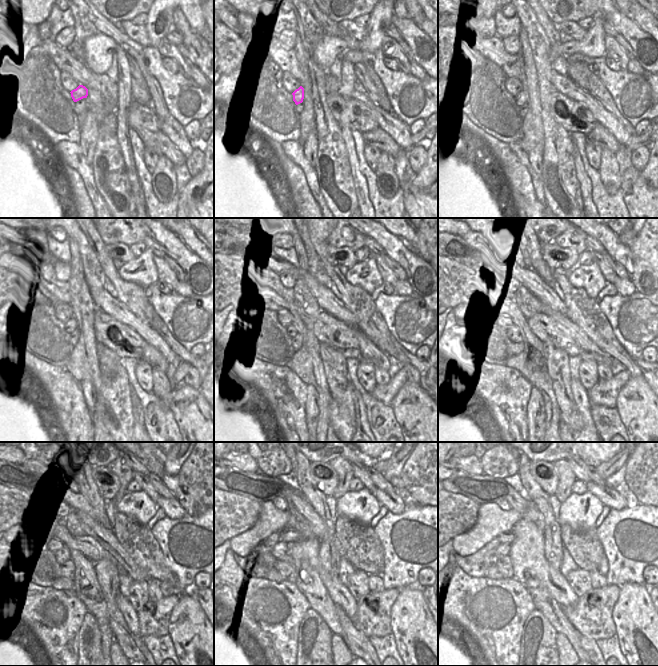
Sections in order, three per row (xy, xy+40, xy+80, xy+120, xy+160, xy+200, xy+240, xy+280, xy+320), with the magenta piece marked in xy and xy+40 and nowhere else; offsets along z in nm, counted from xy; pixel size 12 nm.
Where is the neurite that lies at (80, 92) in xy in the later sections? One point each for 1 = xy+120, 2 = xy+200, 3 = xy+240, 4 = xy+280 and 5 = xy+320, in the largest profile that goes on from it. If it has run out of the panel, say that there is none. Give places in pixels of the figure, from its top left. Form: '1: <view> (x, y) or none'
1: xy+120 (71, 325)
2: xy+200 (512, 332)
3: xy+240 (63, 556)
4: xy+280 (284, 565)
5: xy+320 (504, 565)

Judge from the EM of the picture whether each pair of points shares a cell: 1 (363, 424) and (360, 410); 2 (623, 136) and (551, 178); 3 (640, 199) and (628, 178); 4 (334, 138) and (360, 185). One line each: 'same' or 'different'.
1: same
2: different
3: same
4: different

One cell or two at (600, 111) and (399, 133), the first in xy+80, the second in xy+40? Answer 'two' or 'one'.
one

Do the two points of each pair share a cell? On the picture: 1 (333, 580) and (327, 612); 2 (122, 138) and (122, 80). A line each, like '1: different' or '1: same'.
1: different
2: same

